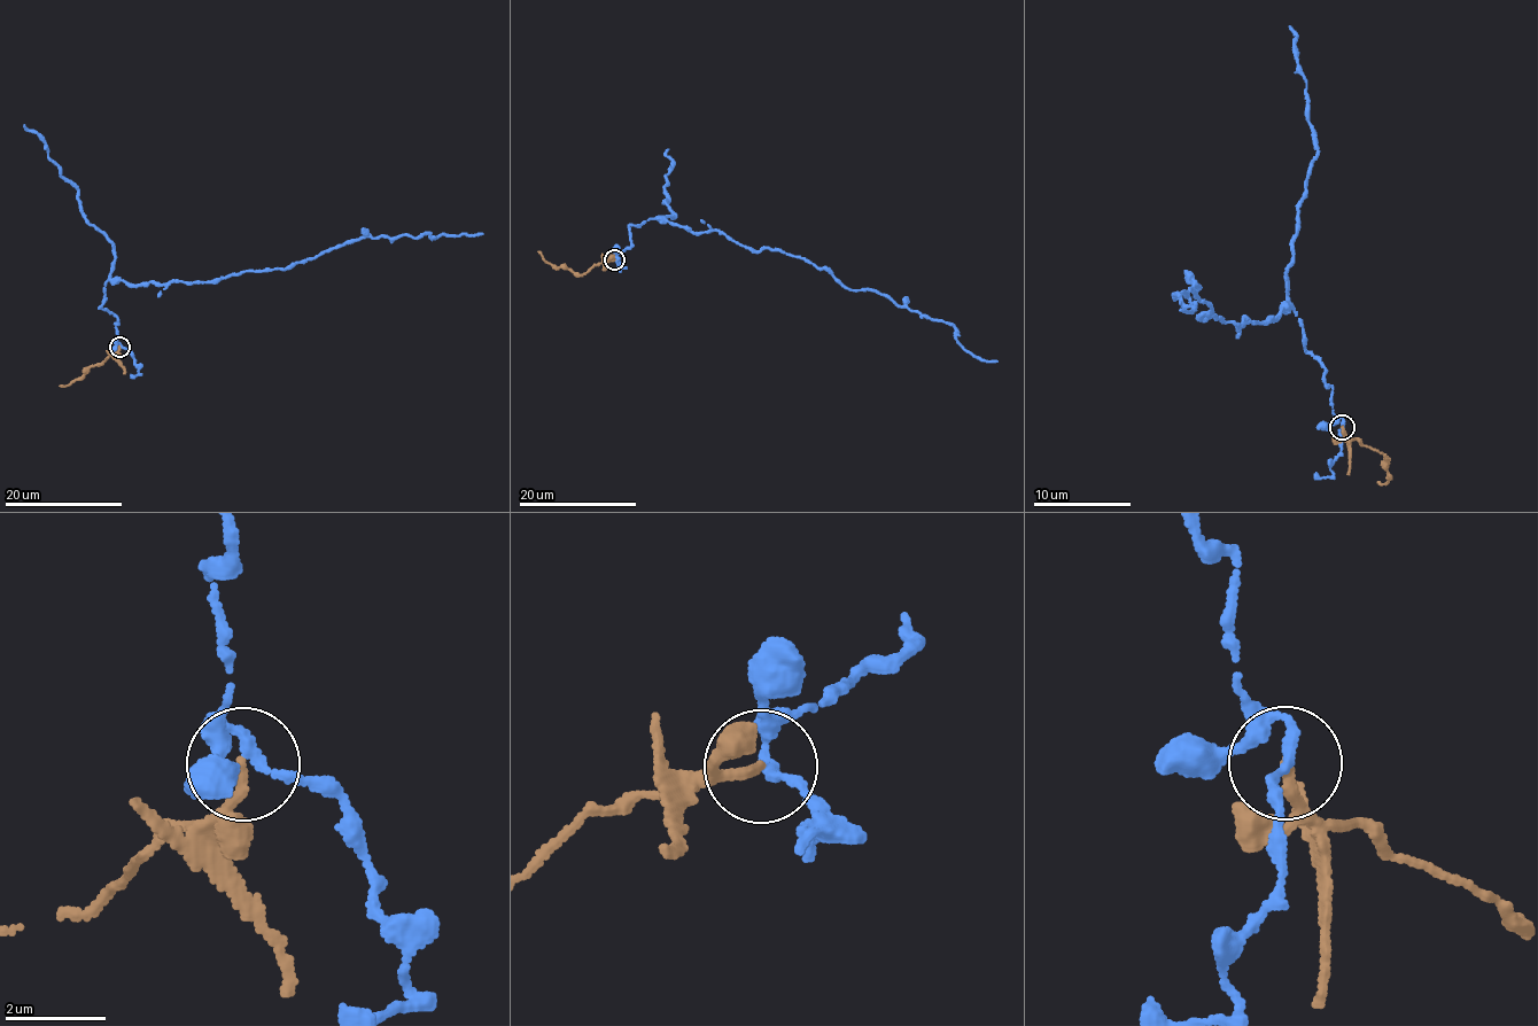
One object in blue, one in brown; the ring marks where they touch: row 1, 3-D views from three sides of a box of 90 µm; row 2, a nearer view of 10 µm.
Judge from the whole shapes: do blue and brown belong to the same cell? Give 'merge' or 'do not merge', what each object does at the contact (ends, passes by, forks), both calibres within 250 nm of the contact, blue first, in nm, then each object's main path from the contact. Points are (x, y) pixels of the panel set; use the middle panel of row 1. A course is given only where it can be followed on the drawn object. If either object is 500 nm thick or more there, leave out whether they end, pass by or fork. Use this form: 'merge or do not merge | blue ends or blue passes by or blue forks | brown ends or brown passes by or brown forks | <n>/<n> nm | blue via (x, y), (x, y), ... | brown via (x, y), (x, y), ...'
do not merge | blue passes by | brown ends | 170/200 nm | blue via (614, 259), (632, 245), (629, 227), (654, 219), (714, 230), (948, 323), (963, 349), (997, 362) | brown via (614, 259), (599, 262), (580, 274), (556, 267), (537, 251)

